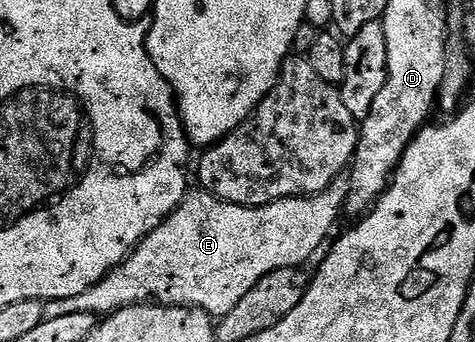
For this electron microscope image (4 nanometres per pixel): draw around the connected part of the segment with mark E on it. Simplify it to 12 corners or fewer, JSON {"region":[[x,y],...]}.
{"region":[[348,175],[243,207],[203,189],[45,319],[230,313],[329,242]]}

